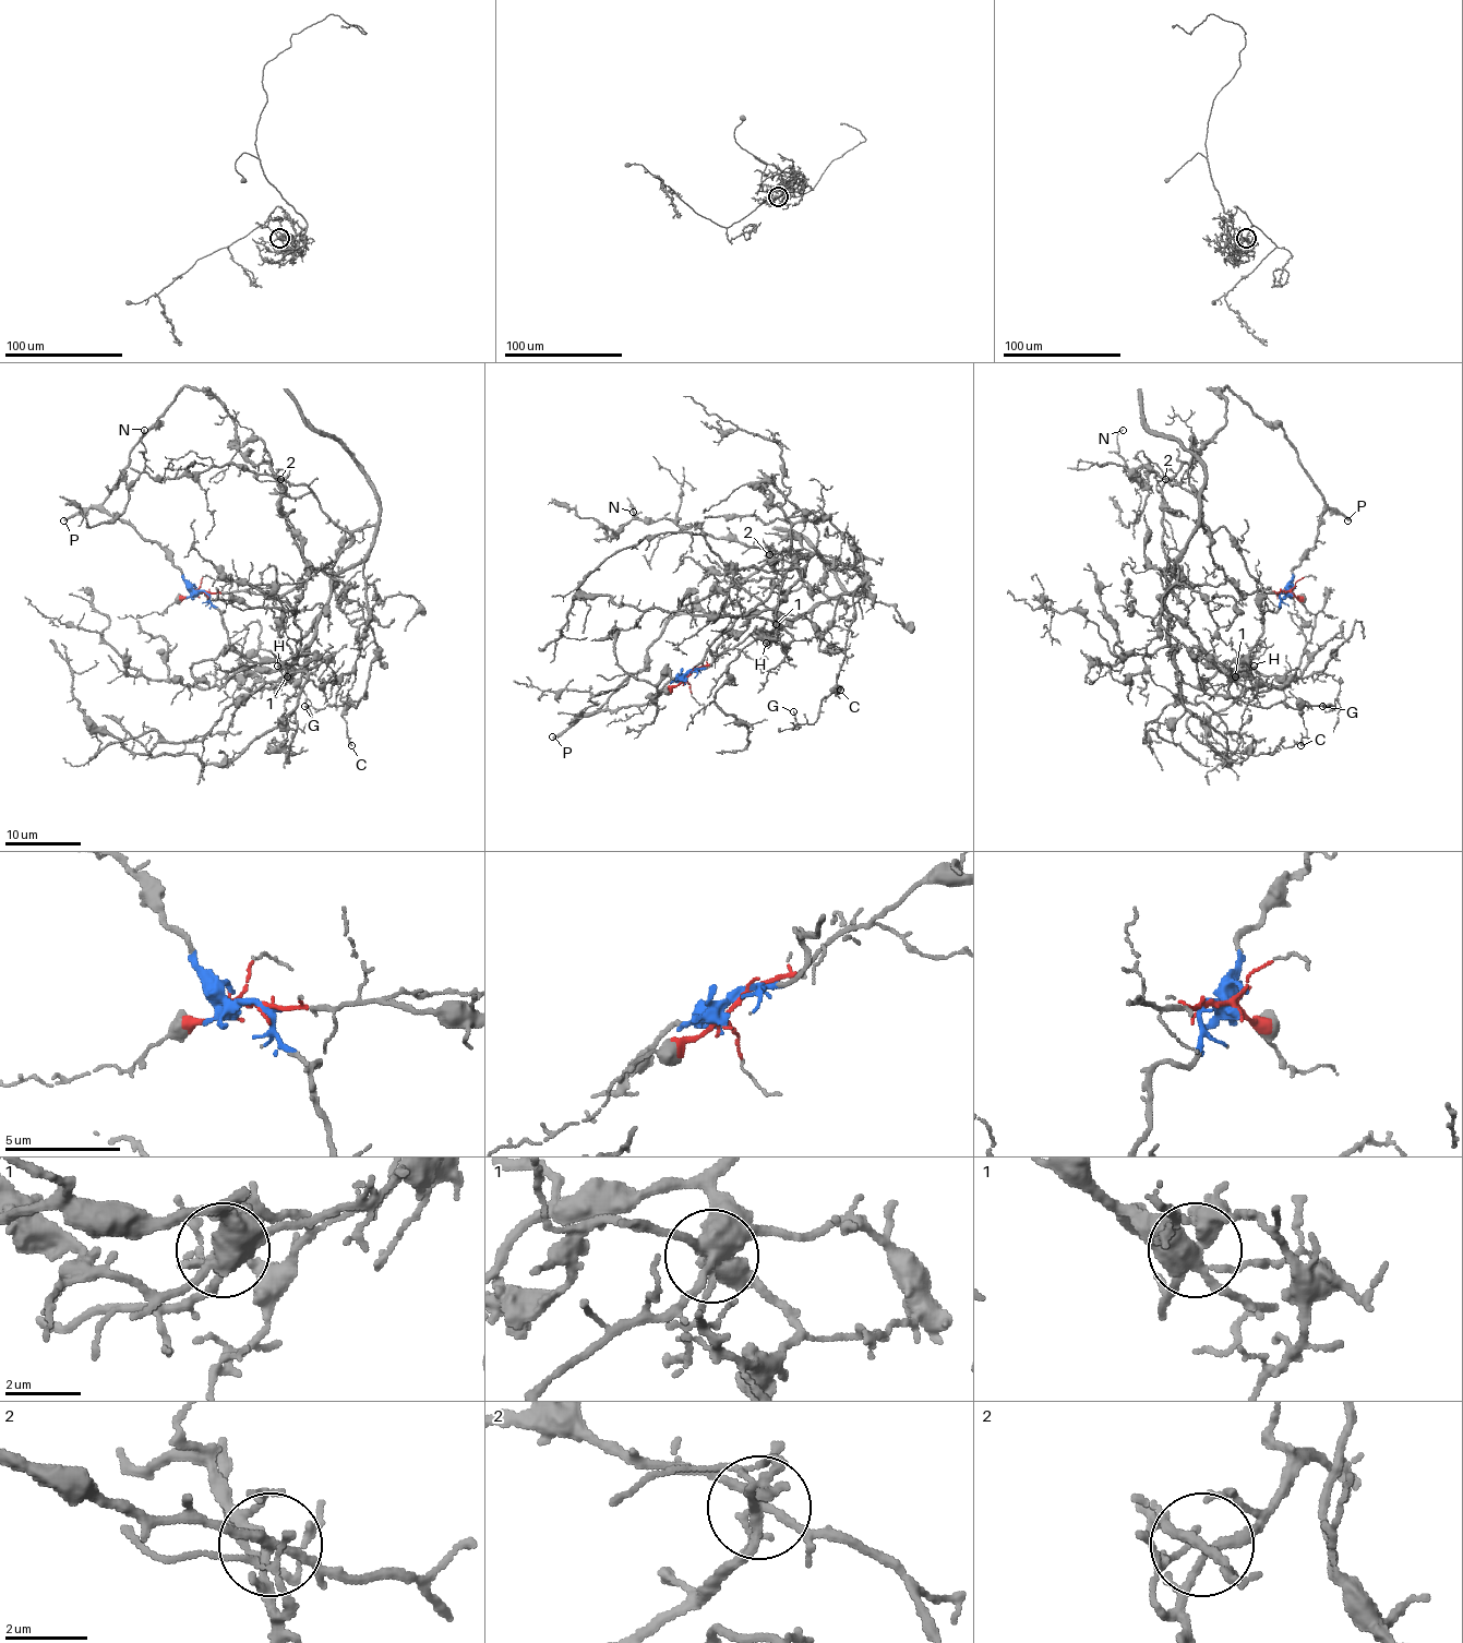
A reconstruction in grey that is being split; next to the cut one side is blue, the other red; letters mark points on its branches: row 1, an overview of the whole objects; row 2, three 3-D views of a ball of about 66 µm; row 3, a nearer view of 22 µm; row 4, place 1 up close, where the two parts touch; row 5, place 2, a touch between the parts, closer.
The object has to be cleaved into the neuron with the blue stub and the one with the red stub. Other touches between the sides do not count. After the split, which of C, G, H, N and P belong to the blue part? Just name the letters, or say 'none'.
P

